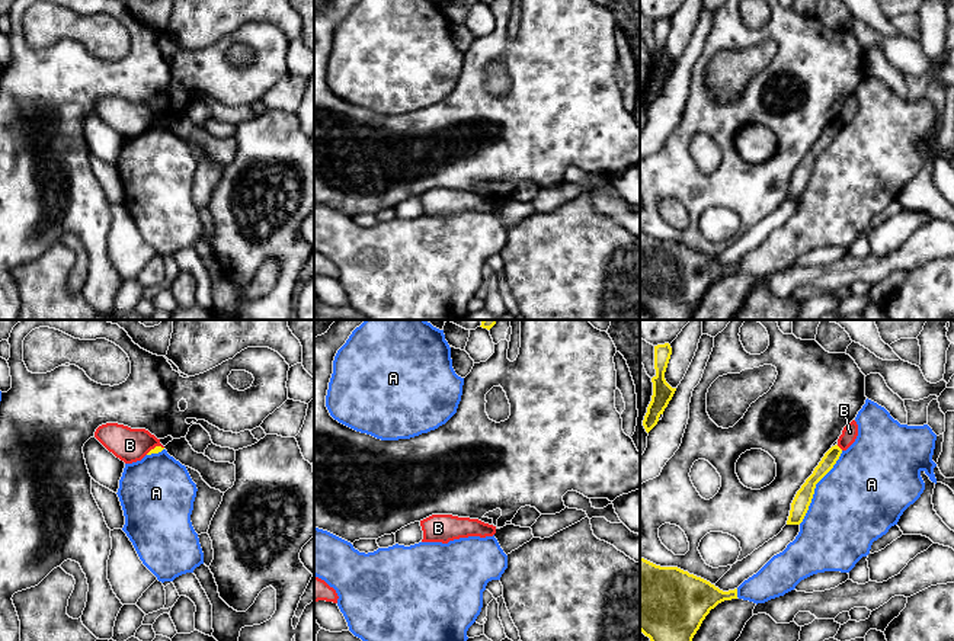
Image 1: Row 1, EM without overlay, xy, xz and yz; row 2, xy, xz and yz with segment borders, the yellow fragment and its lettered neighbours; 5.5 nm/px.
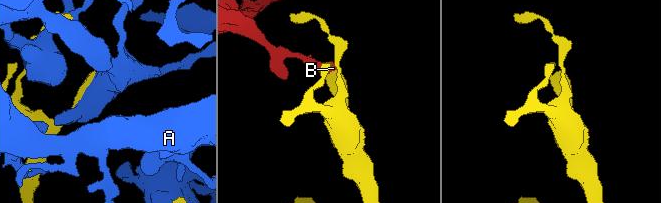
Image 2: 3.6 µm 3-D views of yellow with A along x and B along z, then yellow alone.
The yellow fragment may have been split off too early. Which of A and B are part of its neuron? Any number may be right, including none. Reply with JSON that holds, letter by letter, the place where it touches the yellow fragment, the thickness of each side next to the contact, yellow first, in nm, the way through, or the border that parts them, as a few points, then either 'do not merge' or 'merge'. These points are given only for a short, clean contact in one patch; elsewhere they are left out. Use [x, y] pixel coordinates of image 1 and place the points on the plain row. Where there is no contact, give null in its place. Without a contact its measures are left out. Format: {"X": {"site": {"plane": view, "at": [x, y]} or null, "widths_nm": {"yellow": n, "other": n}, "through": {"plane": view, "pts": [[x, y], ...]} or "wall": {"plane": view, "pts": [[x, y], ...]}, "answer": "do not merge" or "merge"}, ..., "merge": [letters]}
{"A": {"site": {"plane": "yz", "at": [815, 162]}, "widths_nm": {"yellow": 100, "other": 460}, "answer": "do not merge"}, "B": {"site": {"plane": "yz", "at": [838, 121]}, "widths_nm": {"yellow": 80, "other": 90}, "wall": {"plane": "yz", "pts": [[836, 119], [842, 124]]}, "answer": "do not merge"}, "merge": []}

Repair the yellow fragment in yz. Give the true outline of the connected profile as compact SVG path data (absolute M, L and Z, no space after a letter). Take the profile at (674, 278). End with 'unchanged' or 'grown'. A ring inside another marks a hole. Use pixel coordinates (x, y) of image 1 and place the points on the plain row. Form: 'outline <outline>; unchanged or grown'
outline M640 231L640 305L652 320L691 320L710 285L731 273L737 273L737 263L723 266L678 241L660 241Z; unchanged

